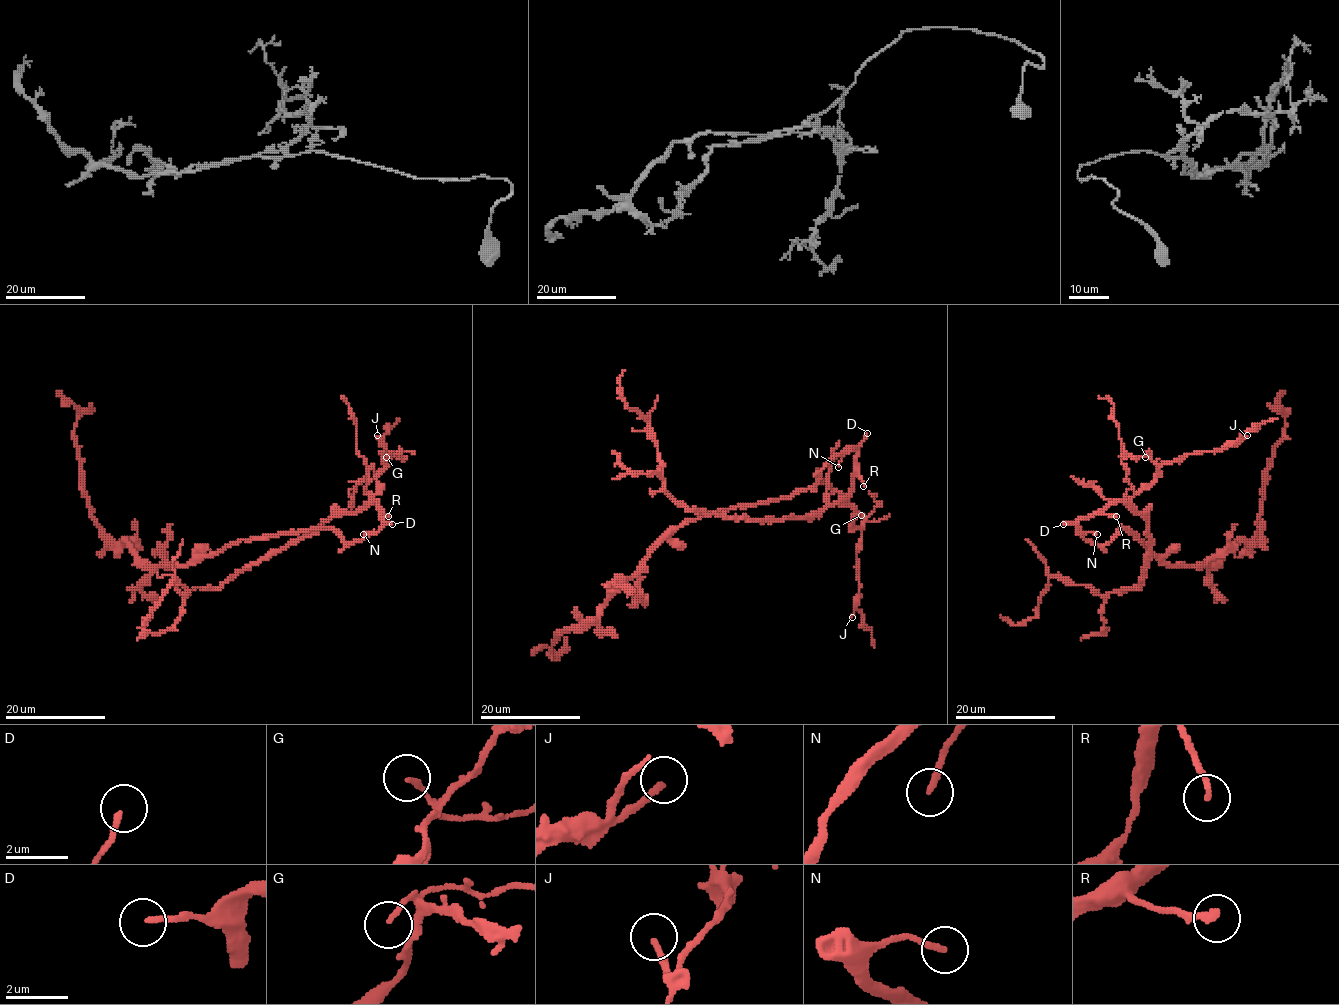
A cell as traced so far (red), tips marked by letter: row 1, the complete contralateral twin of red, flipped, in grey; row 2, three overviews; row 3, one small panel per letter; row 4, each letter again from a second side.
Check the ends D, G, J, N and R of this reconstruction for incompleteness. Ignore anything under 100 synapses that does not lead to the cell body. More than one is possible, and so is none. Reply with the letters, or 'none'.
D

